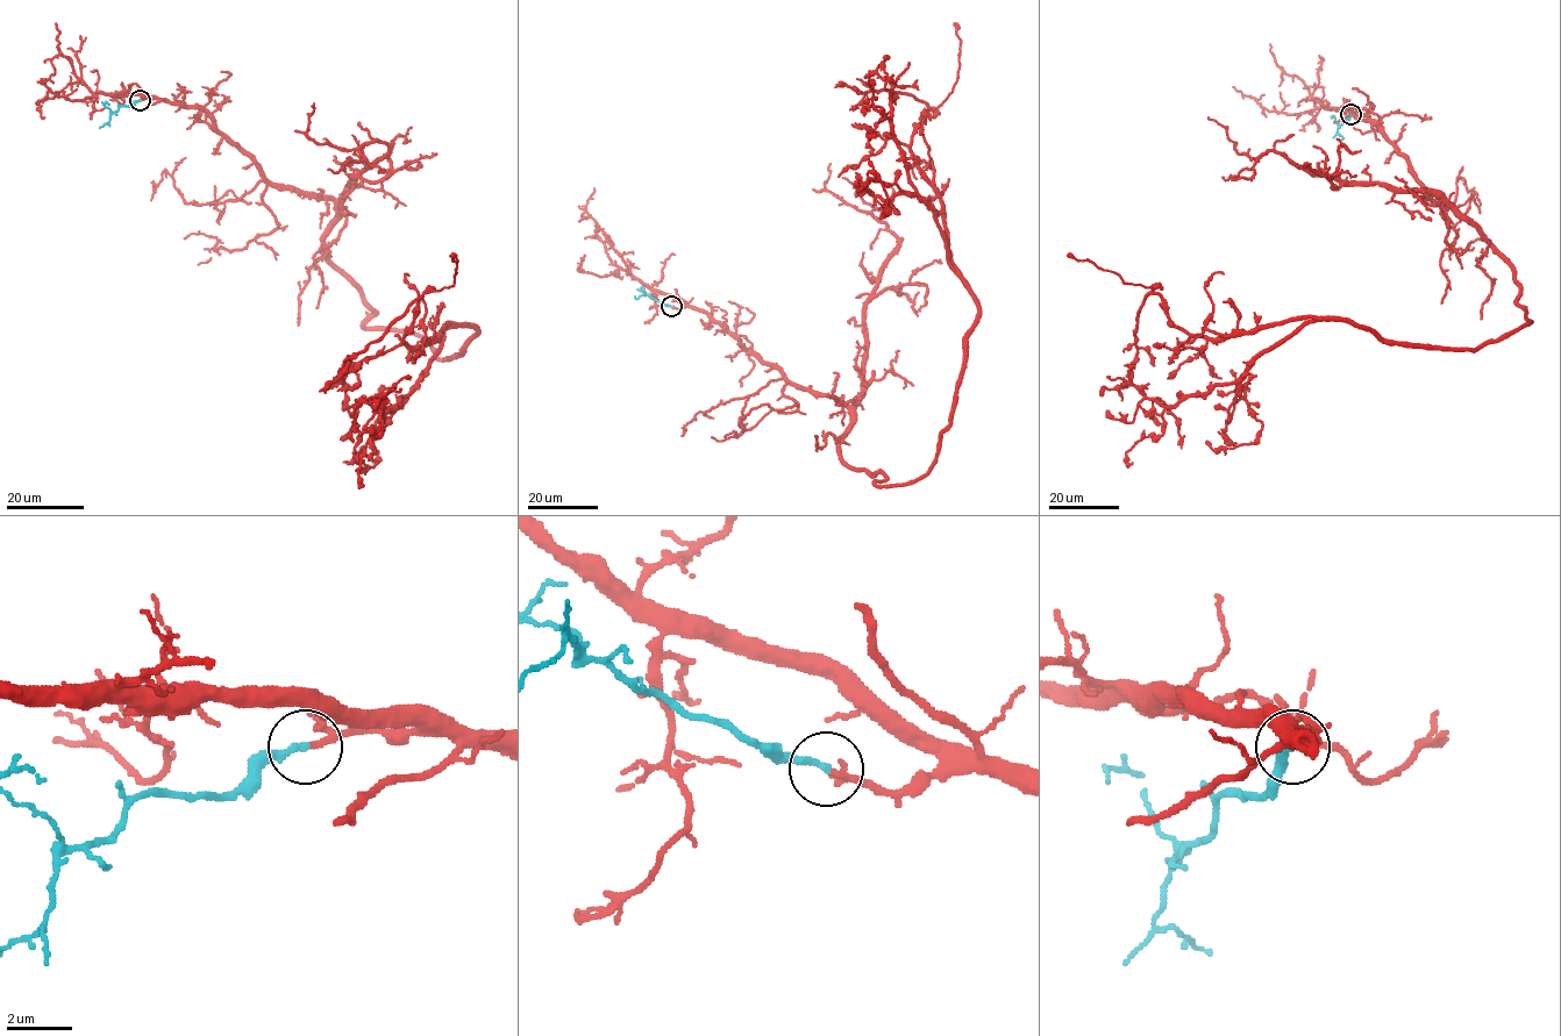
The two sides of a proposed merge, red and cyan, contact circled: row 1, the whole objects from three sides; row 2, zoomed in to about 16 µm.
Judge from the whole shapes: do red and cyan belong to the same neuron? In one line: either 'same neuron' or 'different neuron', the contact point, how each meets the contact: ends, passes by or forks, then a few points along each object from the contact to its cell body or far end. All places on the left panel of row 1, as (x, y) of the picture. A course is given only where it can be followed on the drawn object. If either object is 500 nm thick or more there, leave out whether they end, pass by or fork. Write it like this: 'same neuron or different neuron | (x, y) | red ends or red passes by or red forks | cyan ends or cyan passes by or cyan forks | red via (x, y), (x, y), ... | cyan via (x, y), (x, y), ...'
same neuron | (140, 100) | red passes by | cyan ends | red via (140, 100), (328, 195), (365, 329), (439, 358), (477, 334), (403, 343), (421, 298), (319, 391) | cyan via (140, 100), (121, 106), (99, 128)

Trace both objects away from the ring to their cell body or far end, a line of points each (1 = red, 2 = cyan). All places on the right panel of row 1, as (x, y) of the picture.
1: (1352, 114), (1511, 265), (1530, 323), (1475, 349), (1308, 318), (1214, 338), (1178, 329), (1150, 293), (1132, 378)
2: (1352, 114), (1338, 127), (1337, 133), (1344, 137), (1341, 140)

